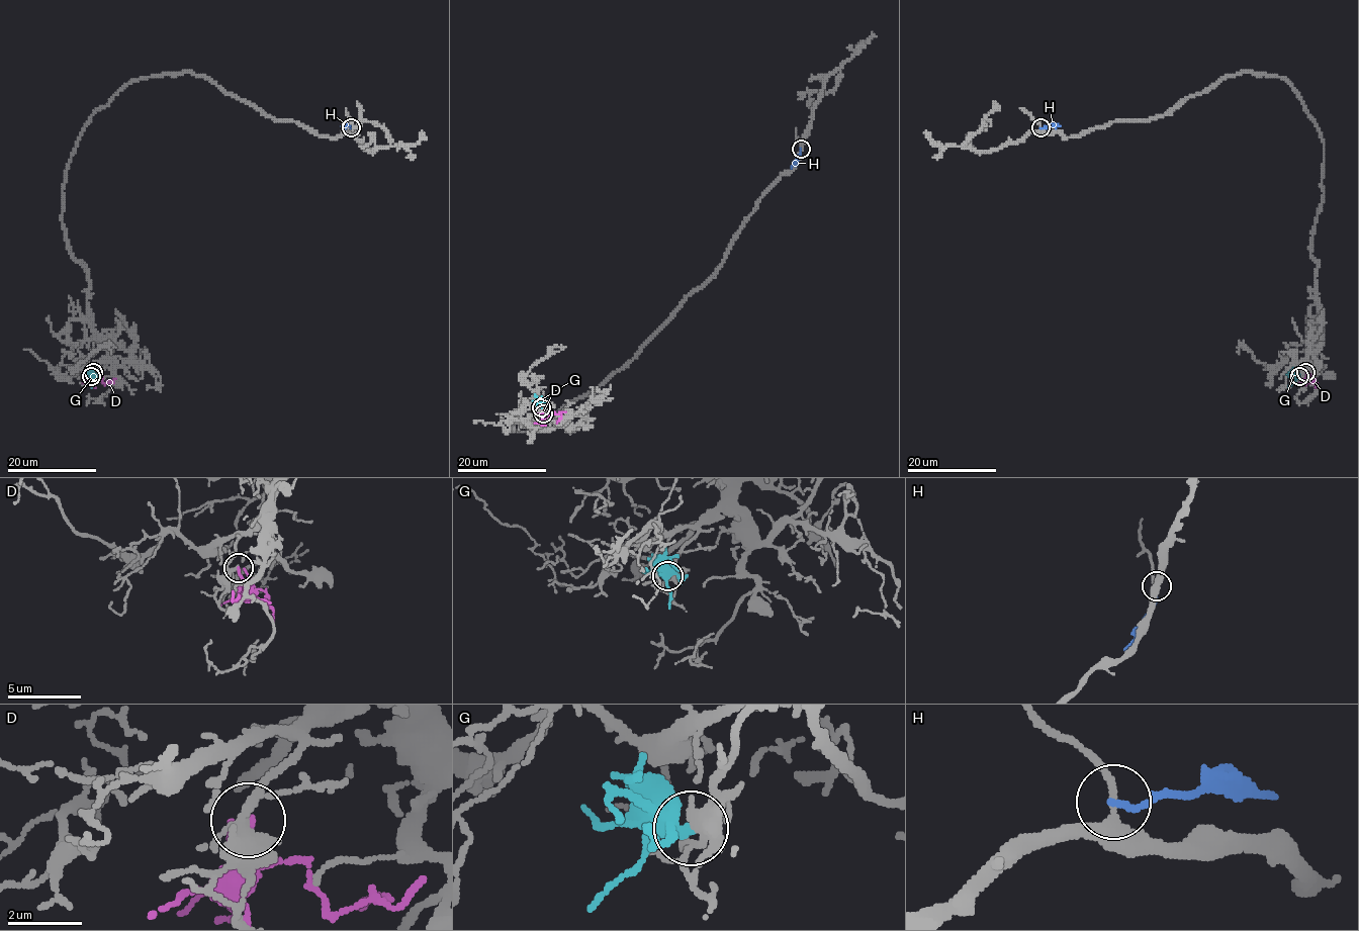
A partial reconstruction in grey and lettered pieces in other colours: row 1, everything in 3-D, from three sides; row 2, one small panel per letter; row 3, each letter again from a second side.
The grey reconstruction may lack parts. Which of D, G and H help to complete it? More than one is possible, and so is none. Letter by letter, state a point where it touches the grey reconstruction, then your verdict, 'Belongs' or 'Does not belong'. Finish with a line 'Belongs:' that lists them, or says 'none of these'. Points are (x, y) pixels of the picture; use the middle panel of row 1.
D: Touches grey at (543, 413). Does not belong
G: Touches grey at (541, 407). Does not belong
H: Touches grey at (801, 149). Does not belong
Belongs: none of these

